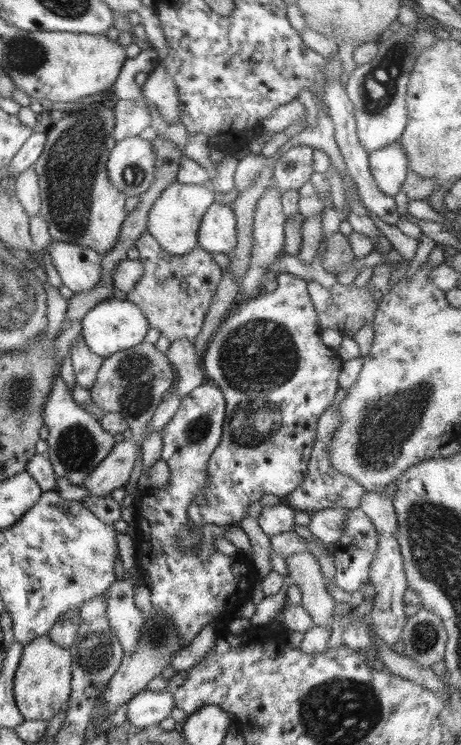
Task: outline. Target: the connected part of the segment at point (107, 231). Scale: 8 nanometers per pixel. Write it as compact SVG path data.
M102 102L86 104L71 112L64 112L62 119L52 124L46 131L47 139L44 150L42 151L38 161L36 161L36 164L33 166L36 173L38 173L39 178L41 198L40 215L42 215L48 223L50 236L57 241L70 242L94 249L100 256L114 248L114 245L116 245L116 241L118 241L118 237L120 236L119 230L121 229L122 223L129 214L129 212L124 208L124 206L126 206L126 194L116 189L116 187L110 183L110 177L108 177L108 173L106 173L106 164L109 159L109 154L112 148L114 148L114 145L117 143L114 141L114 137L112 137L112 130L114 130L114 107L105 106Z

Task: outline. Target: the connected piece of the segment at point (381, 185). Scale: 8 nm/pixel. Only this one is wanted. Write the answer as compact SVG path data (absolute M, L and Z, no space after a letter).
M398 142L369 153L369 169L377 187L387 197L394 197L402 190L407 177L408 158Z

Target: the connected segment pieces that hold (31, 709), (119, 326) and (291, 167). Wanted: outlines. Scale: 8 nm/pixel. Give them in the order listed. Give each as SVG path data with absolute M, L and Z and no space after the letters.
M50 635L35 638L22 650L20 662L13 678L13 695L16 706L25 720L49 721L67 706L72 692L72 653L56 645Z
M106 299L94 306L94 309L91 309L85 318L82 318L80 325L83 330L82 337L85 344L91 352L104 359L113 356L116 352L123 352L128 348L141 344L150 328L150 324L142 310L127 299Z
M294 146L289 149L274 164L274 184L280 188L280 194L299 190L311 179L314 173L314 158L311 146Z

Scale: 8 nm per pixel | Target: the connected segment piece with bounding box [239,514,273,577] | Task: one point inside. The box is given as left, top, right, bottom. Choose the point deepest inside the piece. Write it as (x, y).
(262, 548)

